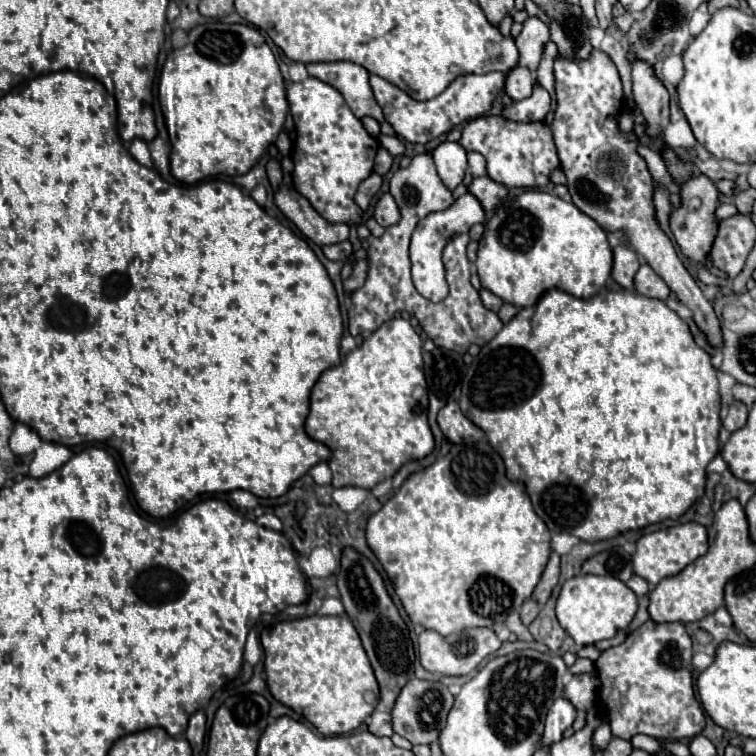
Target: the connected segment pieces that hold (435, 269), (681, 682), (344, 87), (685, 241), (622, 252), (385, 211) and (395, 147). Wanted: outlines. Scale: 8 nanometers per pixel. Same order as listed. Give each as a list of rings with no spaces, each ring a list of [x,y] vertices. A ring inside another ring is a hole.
[[[465,192],[463,196],[459,196],[453,206],[449,206],[447,210],[441,212],[433,212],[429,216],[425,216],[413,236],[411,236],[411,246],[409,246],[409,258],[411,258],[411,276],[413,276],[413,284],[417,288],[417,292],[421,296],[425,296],[431,302],[441,302],[447,298],[449,294],[449,286],[445,280],[445,266],[443,266],[443,248],[447,246],[447,242],[453,238],[453,234],[463,234],[469,232],[469,228],[473,224],[479,224],[485,220],[485,212],[481,208],[481,204],[477,202],[477,198],[469,192]]]
[[[651,620],[631,632],[619,646],[601,652],[595,662],[595,672],[601,680],[599,706],[605,706],[607,722],[615,738],[631,742],[633,736],[645,734],[675,742],[701,734],[705,716],[693,690],[691,656],[691,638],[681,624],[653,624]]]
[[[317,62],[307,64],[307,72],[339,90],[357,118],[371,116],[383,122],[383,112],[369,86],[369,72],[363,66],[353,62]]]
[[[695,174],[679,186],[681,206],[673,208],[673,212],[669,216],[669,228],[673,232],[673,238],[675,238],[677,246],[683,252],[683,256],[687,256],[693,264],[703,264],[705,268],[711,268],[709,252],[711,252],[713,240],[717,236],[717,218],[715,218],[717,196],[719,196],[719,192],[707,176]]]
[[[627,246],[613,248],[613,278],[619,286],[623,286],[625,290],[635,290],[633,278],[637,270],[639,270],[639,262],[631,248]]]
[[[383,194],[377,204],[375,204],[375,220],[383,226],[383,228],[389,228],[393,224],[397,224],[401,218],[401,212],[393,200],[391,194]]]
[[[380,134],[379,143],[384,147],[393,157],[401,156],[405,152],[405,145],[401,138],[397,136],[389,136]]]

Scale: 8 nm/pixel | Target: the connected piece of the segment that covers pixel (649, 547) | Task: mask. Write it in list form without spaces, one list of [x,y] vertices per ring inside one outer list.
[[[687,522],[671,526],[669,530],[657,530],[637,540],[637,550],[633,554],[633,572],[645,578],[649,586],[657,586],[663,578],[679,574],[687,564],[695,562],[705,552],[707,552],[707,530],[701,524]]]

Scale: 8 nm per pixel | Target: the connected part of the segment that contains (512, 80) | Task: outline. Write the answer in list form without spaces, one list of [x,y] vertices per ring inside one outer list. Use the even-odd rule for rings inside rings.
[[[515,66],[505,80],[505,92],[513,100],[529,98],[529,94],[533,92],[533,74],[523,66]]]

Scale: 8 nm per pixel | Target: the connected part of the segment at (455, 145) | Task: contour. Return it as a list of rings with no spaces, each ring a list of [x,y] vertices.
[[[443,140],[435,150],[433,150],[433,160],[437,166],[437,172],[443,180],[443,184],[449,190],[455,190],[463,176],[465,176],[465,168],[467,168],[467,150],[459,144],[459,142],[449,142]]]

